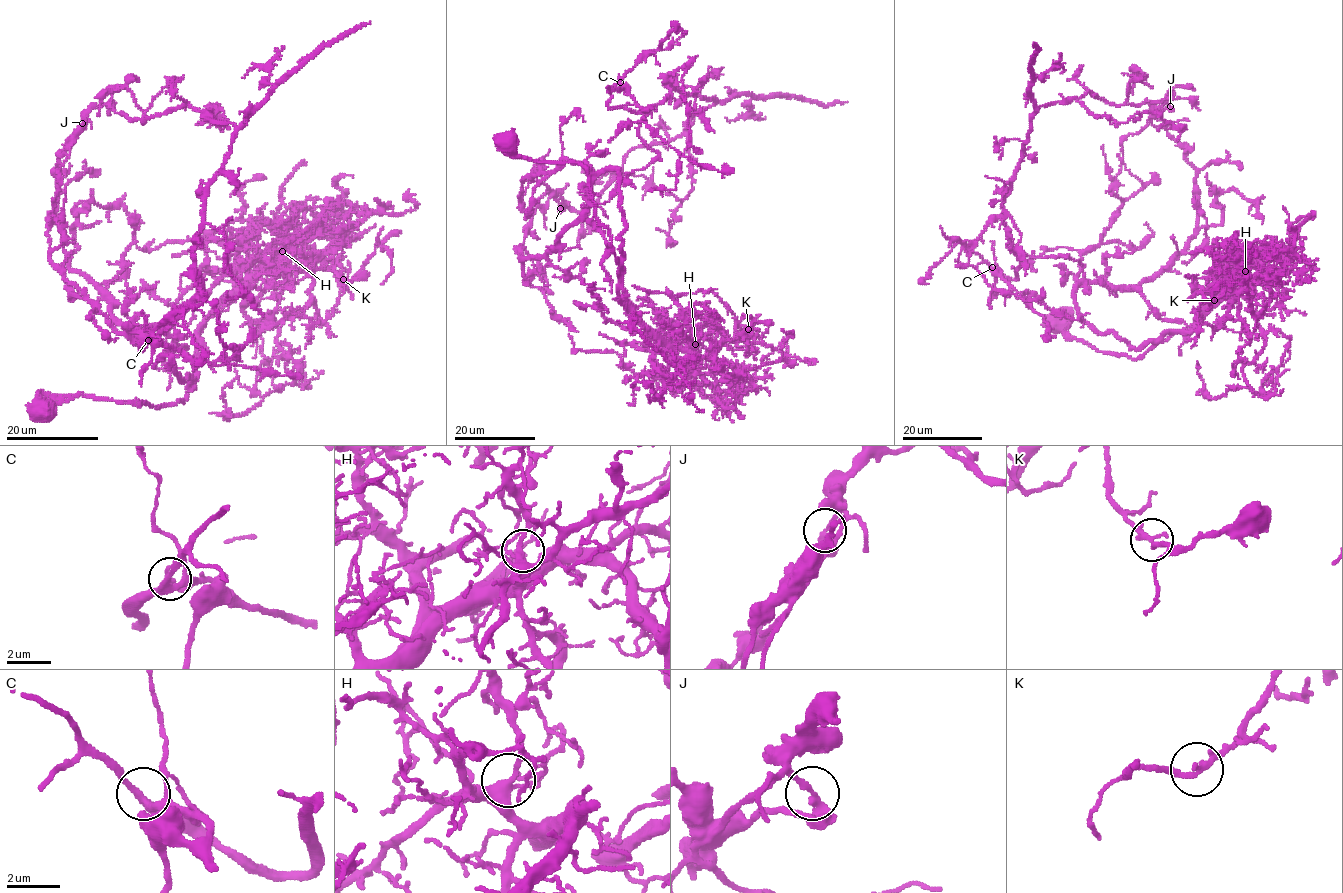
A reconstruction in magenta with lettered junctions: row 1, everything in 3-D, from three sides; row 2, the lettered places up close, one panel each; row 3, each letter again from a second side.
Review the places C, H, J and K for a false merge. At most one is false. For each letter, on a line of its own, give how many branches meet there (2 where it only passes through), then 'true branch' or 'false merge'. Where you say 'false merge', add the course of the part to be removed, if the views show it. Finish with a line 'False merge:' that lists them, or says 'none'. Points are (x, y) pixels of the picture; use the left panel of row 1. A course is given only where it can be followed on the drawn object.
C: branches 3; true branch
H: branches 3; true branch
J: branches 2; false merge; course (83, 123), (105, 103), (142, 123), (189, 105), (233, 124), (193, 251), (194, 301), (141, 351), (303, 377)
K: branches 2; true branch
False merge: J

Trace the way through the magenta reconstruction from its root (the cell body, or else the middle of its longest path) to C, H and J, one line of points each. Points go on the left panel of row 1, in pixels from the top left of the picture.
C: (43, 405), (156, 407), (194, 387), (50, 259), (58, 171), (105, 103), (235, 128), (197, 295), (148, 340)
H: (43, 405), (82, 395), (156, 407), (184, 402), (205, 321), (227, 298), (276, 262), (282, 251)
J: (43, 405), (159, 407), (196, 375), (50, 259), (83, 123)

